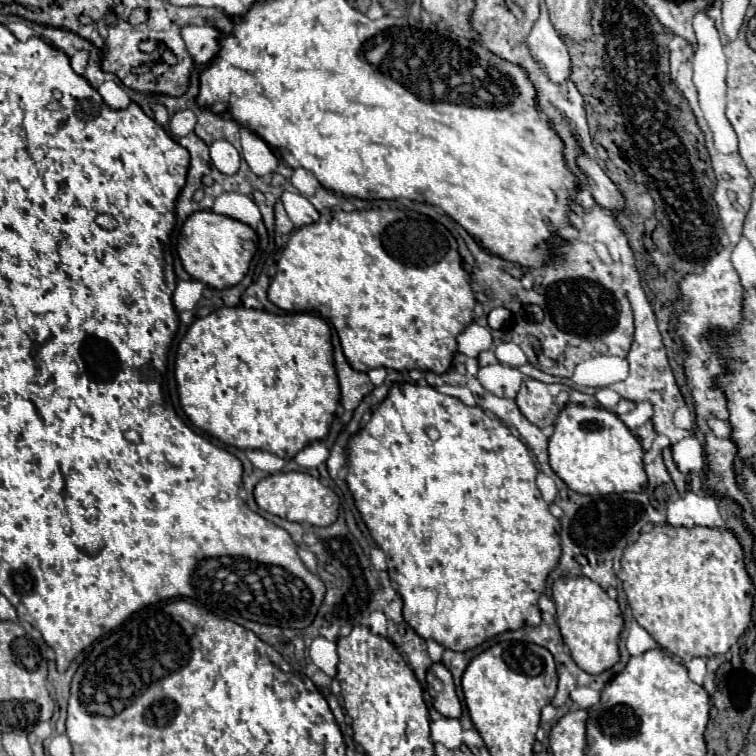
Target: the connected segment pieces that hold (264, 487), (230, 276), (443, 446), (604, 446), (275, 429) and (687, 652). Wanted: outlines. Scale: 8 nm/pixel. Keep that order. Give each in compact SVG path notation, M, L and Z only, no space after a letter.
M308 472L270 474L256 484L254 498L256 498L256 504L270 514L286 518L290 522L308 522L312 526L334 524L338 518L338 506L340 506L336 492L332 488L320 484L320 480L310 476Z
M212 210L194 212L182 226L176 252L182 260L184 270L194 278L200 280L212 288L230 288L236 286L256 252L258 234L254 228L248 228L248 224L240 224L240 220L232 220L230 216L220 216Z
M398 382L390 388L384 402L376 408L370 422L348 440L346 450L348 450L348 476L346 476L348 488L356 500L356 508L360 510L362 520L366 522L372 538L386 554L388 574L398 584L398 592L404 602L404 620L416 630L416 634L420 634L424 640L436 640L444 648L450 648L456 652L466 652L502 632L540 624L542 618L540 618L538 598L544 592L548 574L556 568L560 554L562 554L560 534L558 534L560 522L558 522L558 518L554 518L550 514L550 504L542 498L542 494L536 486L538 468L534 466L534 456L518 436L514 436L506 426L500 426L494 416L488 416L478 406L468 408L458 398L444 396L428 384Z
M566 404L556 418L556 430L550 436L548 454L552 470L578 494L606 496L614 492L644 492L648 488L640 440L606 408Z
M240 304L198 318L178 344L176 382L182 410L196 428L240 450L266 450L284 460L294 458L310 442L326 438L340 402L330 326L308 312L270 314Z
M664 524L656 526L640 538L626 546L618 572L622 588L628 596L628 604L634 612L636 622L648 630L648 634L668 652L682 660L694 656L710 658L716 654L726 654L730 646L738 642L752 618L754 584L744 564L744 550L736 534L726 528L676 528Z

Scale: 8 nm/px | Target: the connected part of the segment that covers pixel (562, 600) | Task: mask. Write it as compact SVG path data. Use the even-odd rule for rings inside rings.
M562 576L552 586L552 600L556 604L556 622L562 632L564 644L570 648L572 658L584 672L600 674L610 670L620 660L618 638L624 628L622 612L616 600L612 600L596 582L586 576L570 578Z

